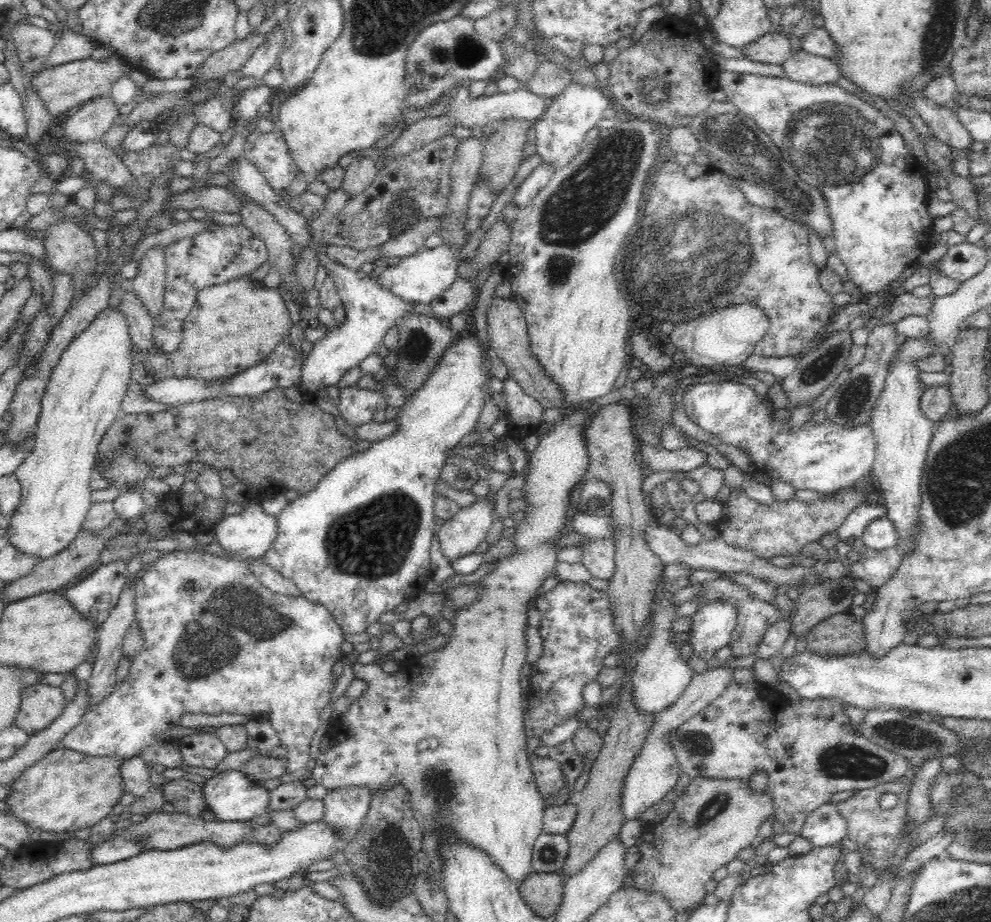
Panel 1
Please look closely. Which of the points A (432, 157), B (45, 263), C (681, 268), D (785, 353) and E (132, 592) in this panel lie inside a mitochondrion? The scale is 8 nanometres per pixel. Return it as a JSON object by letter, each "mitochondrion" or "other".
{"A":"other","B":"other","C":"mitochondrion","D":"other","E":"other"}

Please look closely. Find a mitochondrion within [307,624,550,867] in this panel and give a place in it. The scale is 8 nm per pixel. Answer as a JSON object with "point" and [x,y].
{"point":[438,785]}

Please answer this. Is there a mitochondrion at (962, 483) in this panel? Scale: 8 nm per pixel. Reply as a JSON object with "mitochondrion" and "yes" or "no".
{"mitochondrion":"yes"}

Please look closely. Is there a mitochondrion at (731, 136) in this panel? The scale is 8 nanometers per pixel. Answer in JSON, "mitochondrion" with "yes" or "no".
{"mitochondrion":"yes"}

